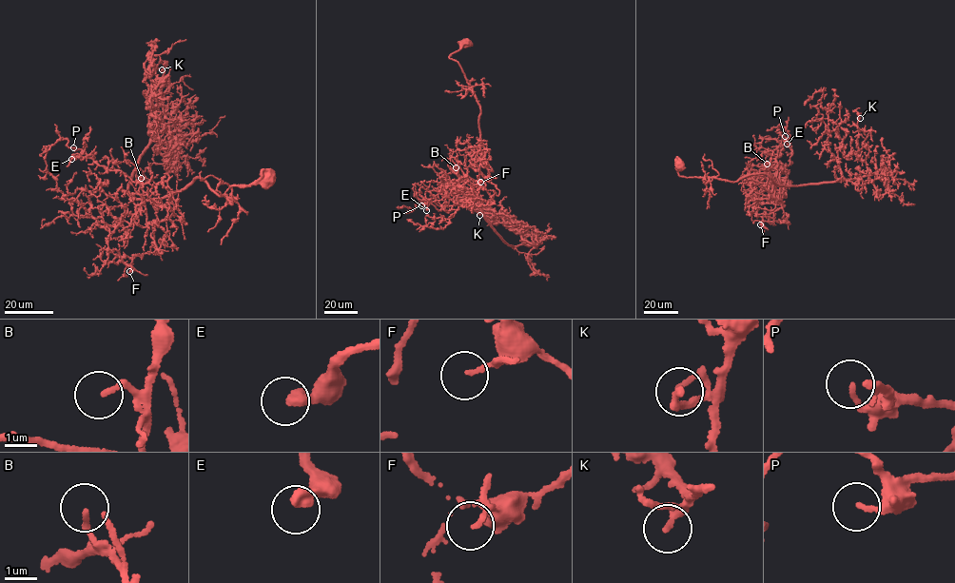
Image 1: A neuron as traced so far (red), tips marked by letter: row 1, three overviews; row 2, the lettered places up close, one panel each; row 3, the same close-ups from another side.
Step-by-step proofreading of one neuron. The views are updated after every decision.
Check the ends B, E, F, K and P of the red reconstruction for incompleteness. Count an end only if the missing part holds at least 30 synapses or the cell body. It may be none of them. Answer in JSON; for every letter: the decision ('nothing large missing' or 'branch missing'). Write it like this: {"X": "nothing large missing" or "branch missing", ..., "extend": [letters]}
{"B": "nothing large missing", "E": "branch missing", "F": "nothing large missing", "K": "branch missing", "P": "nothing large missing", "extend": ["E", "K"]}

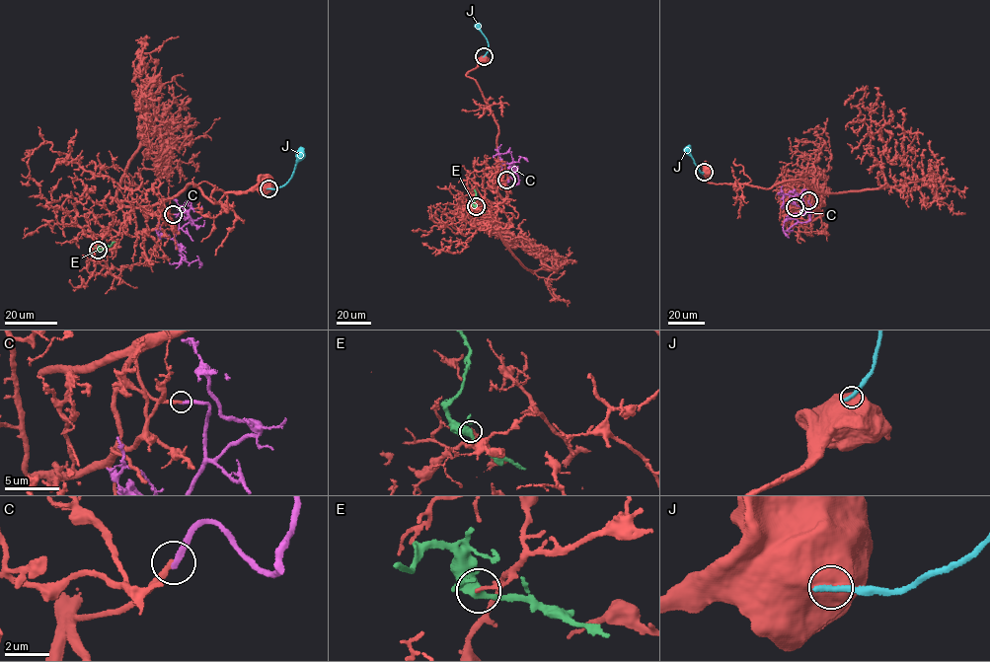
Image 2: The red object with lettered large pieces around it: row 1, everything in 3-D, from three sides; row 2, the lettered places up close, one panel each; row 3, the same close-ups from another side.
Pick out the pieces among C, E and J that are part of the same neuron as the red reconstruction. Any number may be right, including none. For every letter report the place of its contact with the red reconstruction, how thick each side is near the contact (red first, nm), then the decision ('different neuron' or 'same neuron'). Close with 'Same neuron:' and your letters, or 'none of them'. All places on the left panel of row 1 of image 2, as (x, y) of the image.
C: (173, 214) | 220/300 nm | same neuron
E: (98, 250) | 140/360 nm | different neuron
J: (268, 188) | 1100/360 nm | different neuron
Same neuron: C

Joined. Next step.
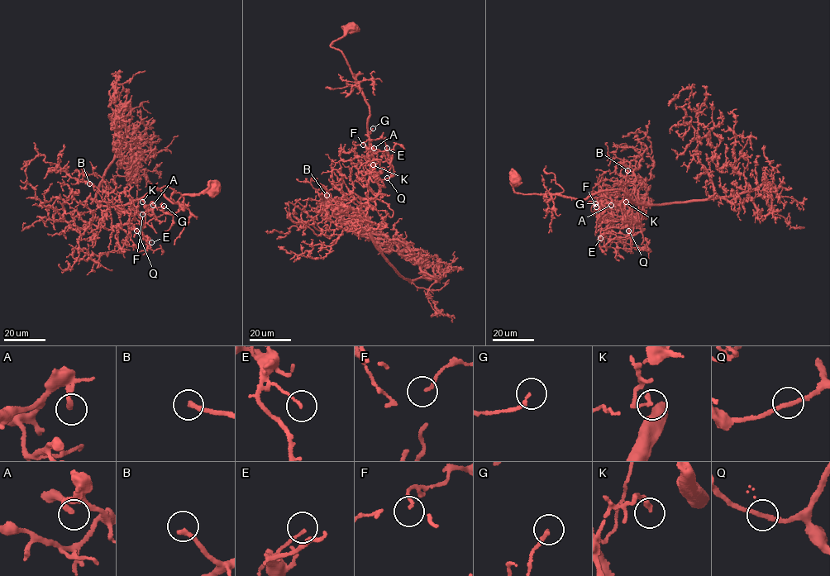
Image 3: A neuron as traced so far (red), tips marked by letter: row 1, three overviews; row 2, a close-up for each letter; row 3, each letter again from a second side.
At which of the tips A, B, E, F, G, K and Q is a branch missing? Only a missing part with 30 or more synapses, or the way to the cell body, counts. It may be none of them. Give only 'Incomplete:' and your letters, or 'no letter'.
Incomplete: B

